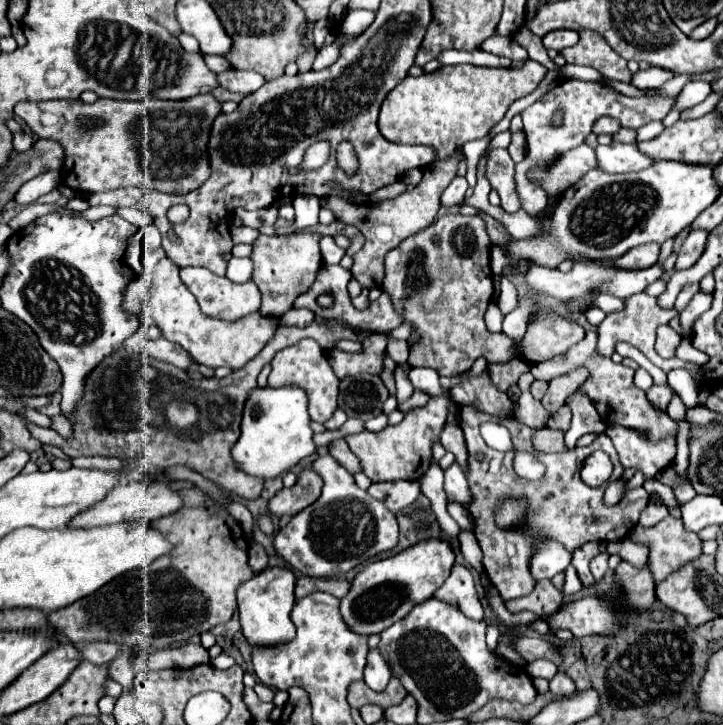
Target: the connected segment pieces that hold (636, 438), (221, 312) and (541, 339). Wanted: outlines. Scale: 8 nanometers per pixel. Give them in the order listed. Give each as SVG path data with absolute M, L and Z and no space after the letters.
M608 427L606 433L618 451L622 467L640 471L644 479L654 479L658 471L674 461L676 441L672 437L660 443L650 443L638 431L628 431L624 427Z
M184 267L180 271L180 277L182 277L184 285L196 297L196 301L200 305L200 311L206 317L220 319L220 321L236 321L236 319L254 313L260 308L261 293L252 281L246 281L246 283L238 285L238 283L232 283L228 277L218 277L212 271L202 269L202 267Z
M536 315L534 325L528 325L524 339L516 345L516 357L538 365L554 355L568 351L584 337L584 329L568 319L552 315Z

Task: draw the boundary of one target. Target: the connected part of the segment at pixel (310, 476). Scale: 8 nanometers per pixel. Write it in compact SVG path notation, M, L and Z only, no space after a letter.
M304 469L294 487L278 491L268 501L268 511L276 517L284 517L284 515L294 517L298 515L300 509L312 505L320 497L320 491L322 491L322 479L314 471Z

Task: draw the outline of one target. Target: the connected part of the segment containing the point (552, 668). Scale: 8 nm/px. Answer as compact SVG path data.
M536 659L532 663L528 663L526 667L530 677L544 677L544 679L552 679L558 671L558 667L550 661L550 659Z

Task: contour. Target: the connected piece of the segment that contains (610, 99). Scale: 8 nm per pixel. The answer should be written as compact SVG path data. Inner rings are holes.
M562 79L554 89L550 89L536 103L532 103L528 109L524 109L522 121L524 121L528 151L526 151L524 161L516 163L516 175L514 175L516 193L520 197L522 209L528 211L530 215L536 215L542 209L546 209L546 205L548 205L546 193L538 185L530 183L526 179L526 173L534 165L548 165L564 151L580 145L584 141L584 137L592 131L592 125L598 117L612 115L612 117L620 119L622 127L642 127L651 121L663 120L676 102L676 97L661 97L657 89L650 89L646 97L624 97L622 93L608 89L600 83L590 83L590 81L582 81L582 79ZM556 111L562 111L560 125L552 123Z

